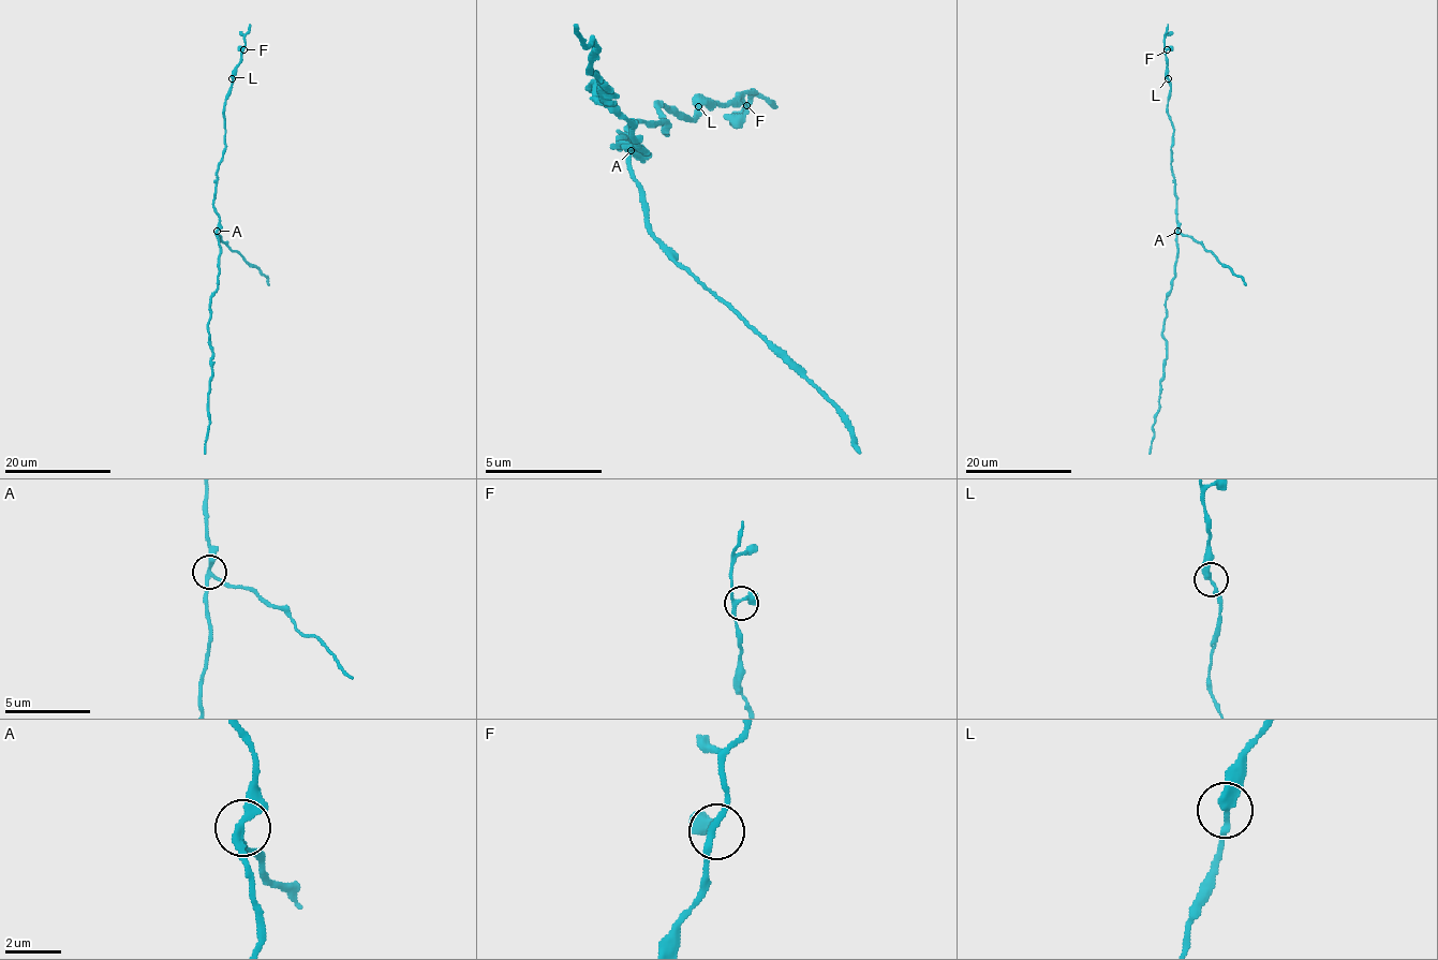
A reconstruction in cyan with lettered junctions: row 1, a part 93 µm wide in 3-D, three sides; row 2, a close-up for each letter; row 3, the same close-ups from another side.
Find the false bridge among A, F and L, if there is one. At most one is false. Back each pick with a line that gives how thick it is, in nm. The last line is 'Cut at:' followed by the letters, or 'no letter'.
A: 240 nm thick
Cut at: A

